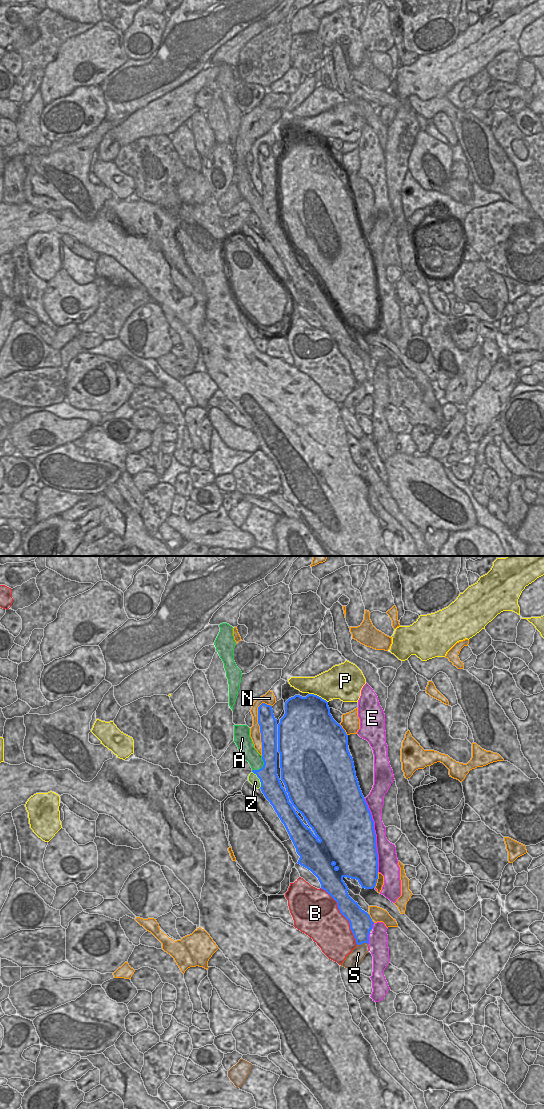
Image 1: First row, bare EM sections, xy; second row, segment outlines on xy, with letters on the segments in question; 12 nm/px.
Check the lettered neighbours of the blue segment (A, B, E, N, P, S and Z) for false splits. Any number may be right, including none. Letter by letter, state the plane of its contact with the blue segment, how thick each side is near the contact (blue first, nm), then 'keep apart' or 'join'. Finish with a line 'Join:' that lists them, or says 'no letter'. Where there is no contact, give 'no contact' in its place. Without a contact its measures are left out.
A: meets blue in xy; 240 nm thick on the blue side, 190 nm on the other; keep apart
B: meets blue in xy; 260 nm thick on the blue side, 480 nm on the other; keep apart
E: meets blue in xy; 500 nm thick on the blue side, 220 nm on the other; keep apart
N: meets blue in xy; 220 nm thick on the blue side, 130 nm on the other; keep apart
P: meets blue in xy; 480 nm thick on the blue side, 360 nm on the other; keep apart
S: meets blue in xy; 260 nm thick on the blue side, 170 nm on the other; keep apart
Z: meets blue in xy; 260 nm thick on the blue side, 120 nm on the other; keep apart
Join: no letter

